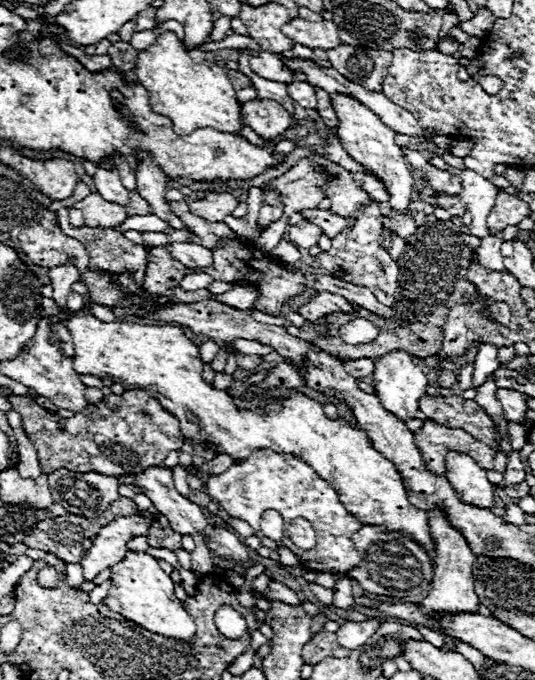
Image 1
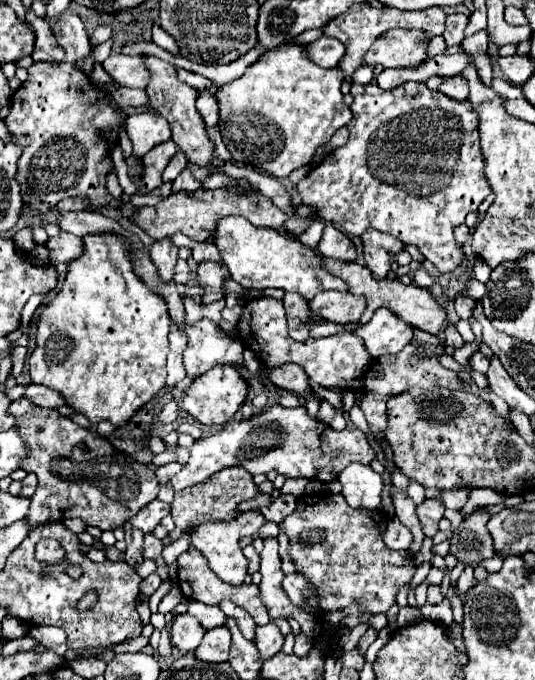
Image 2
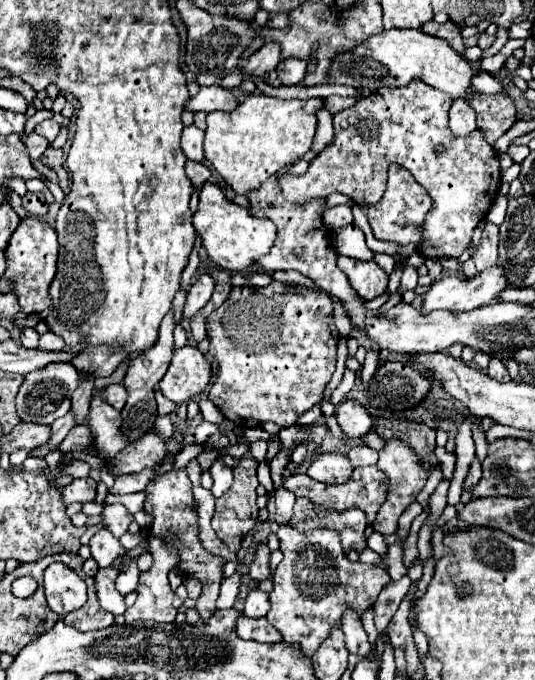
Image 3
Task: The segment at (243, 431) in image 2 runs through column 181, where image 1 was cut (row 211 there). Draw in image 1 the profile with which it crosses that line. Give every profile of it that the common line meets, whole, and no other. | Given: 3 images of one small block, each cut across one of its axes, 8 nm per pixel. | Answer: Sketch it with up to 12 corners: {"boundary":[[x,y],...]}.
{"boundary":[[462,170],[460,202],[472,212],[470,234],[488,234],[486,218],[500,192]]}

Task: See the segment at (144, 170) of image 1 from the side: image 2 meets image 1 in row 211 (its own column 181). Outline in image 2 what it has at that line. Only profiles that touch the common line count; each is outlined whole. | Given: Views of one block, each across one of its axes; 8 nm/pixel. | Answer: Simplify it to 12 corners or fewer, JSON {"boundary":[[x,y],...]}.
{"boundary":[[180,150],[170,158],[162,180],[174,180],[186,166],[188,158]]}

